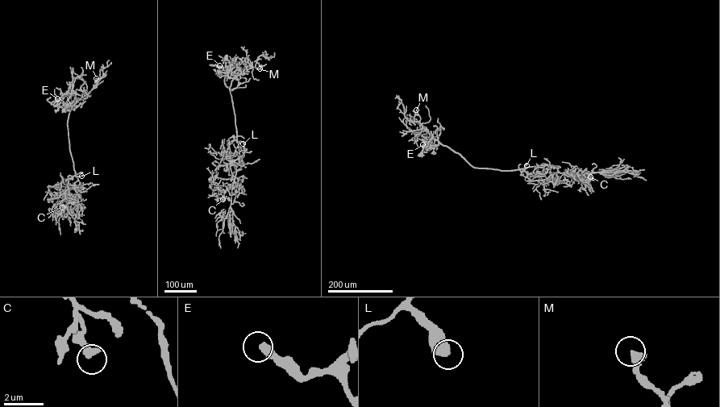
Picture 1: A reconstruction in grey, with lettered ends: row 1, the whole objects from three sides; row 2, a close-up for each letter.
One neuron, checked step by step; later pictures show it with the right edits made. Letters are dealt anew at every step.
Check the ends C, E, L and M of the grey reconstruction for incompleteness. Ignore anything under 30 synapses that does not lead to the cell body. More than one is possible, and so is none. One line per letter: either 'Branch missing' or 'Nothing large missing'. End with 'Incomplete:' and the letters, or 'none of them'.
C: Nothing large missing
E: Branch missing
L: Nothing large missing
M: Nothing large missing
Incomplete: E

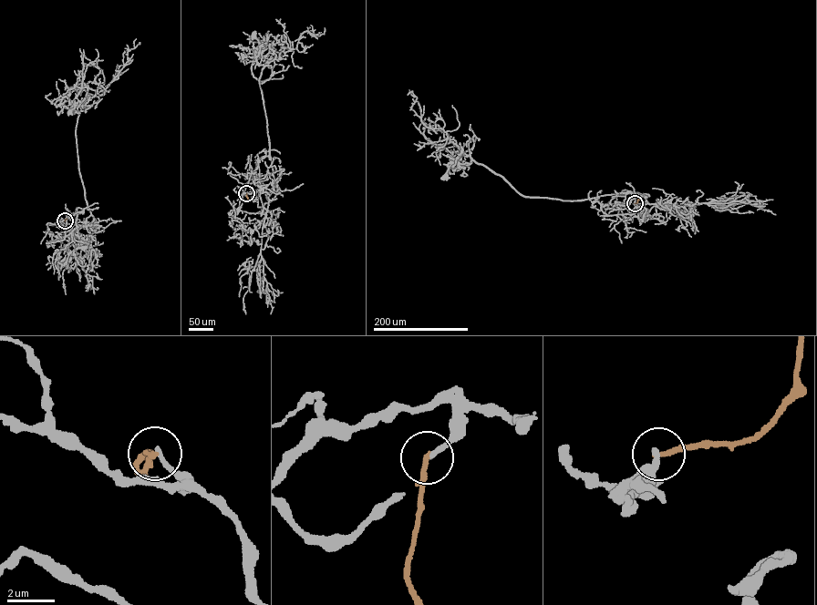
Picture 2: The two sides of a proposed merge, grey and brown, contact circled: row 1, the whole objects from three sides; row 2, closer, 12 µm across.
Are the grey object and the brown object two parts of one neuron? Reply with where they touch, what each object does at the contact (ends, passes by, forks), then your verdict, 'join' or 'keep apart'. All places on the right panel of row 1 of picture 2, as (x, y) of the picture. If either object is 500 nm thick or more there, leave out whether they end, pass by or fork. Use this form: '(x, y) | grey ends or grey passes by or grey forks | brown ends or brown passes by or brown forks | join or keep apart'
(635, 203) | grey ends | brown ends | keep apart

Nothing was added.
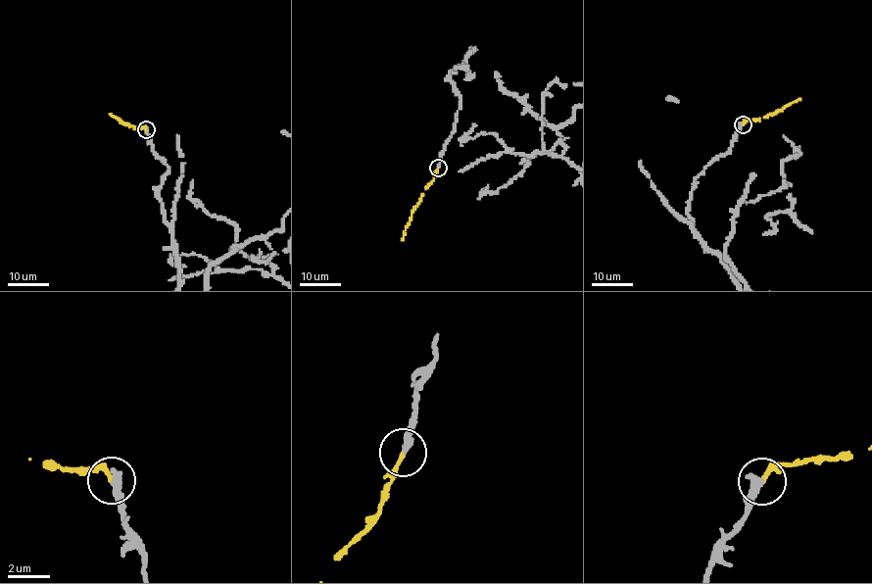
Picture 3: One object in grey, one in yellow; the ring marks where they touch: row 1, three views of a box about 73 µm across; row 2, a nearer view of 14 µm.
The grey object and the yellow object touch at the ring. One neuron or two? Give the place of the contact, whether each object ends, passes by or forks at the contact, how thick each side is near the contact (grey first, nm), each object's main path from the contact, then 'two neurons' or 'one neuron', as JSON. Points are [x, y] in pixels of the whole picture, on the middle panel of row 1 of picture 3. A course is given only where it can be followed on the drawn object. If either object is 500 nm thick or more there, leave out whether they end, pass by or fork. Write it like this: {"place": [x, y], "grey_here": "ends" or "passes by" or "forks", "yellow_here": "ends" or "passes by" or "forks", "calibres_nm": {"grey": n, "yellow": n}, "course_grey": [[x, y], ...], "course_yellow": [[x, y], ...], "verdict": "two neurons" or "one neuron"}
{"place": [438, 168], "grey_here": "ends", "yellow_here": "ends", "calibres_nm": {"grey": 400, "yellow": 170}, "course_yellow": [[438, 168], [412, 210], [402, 239]], "verdict": "one neuron"}

